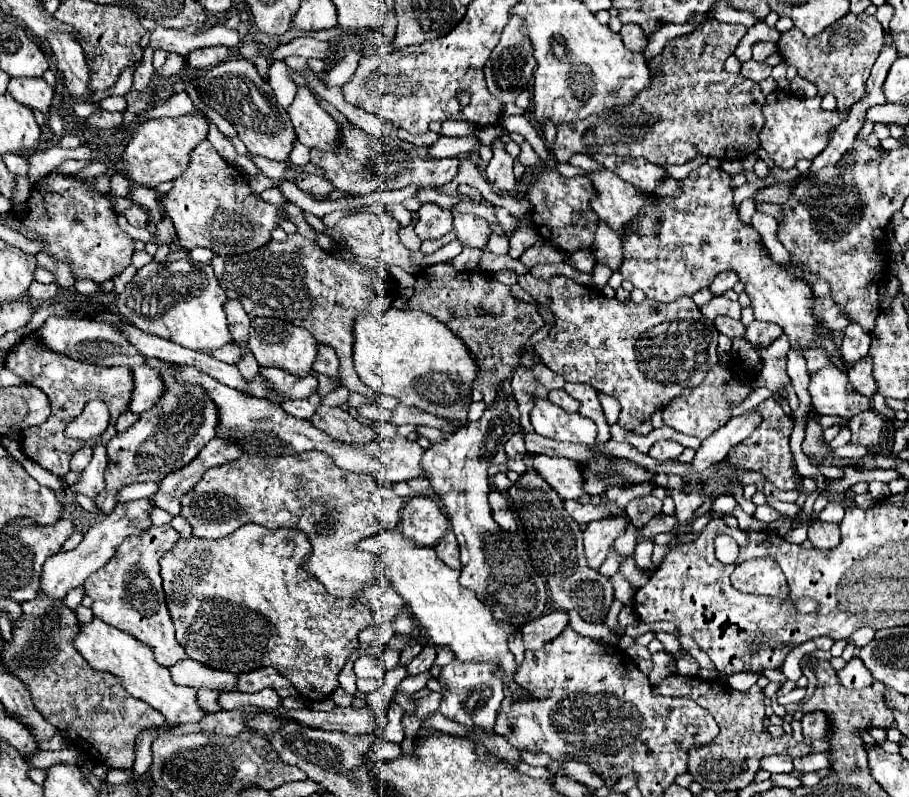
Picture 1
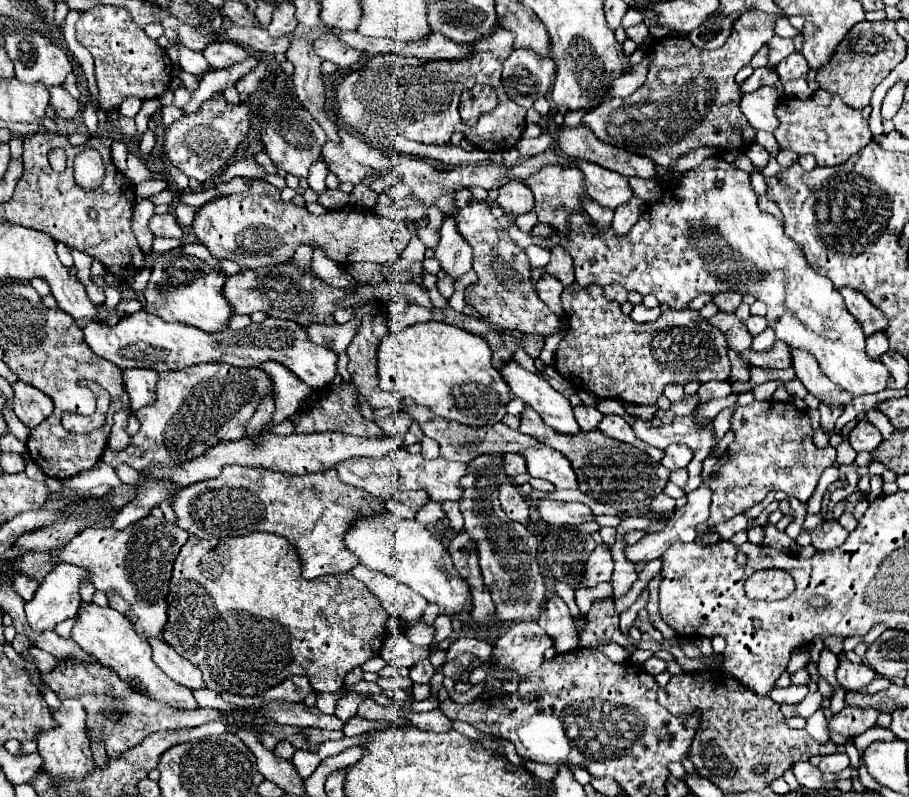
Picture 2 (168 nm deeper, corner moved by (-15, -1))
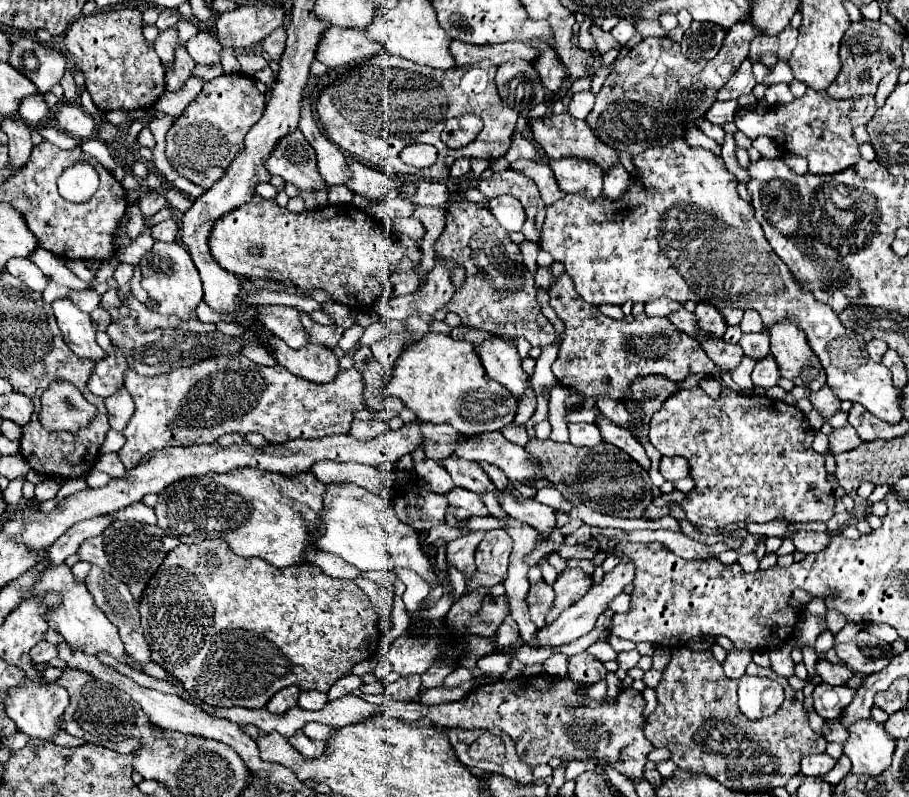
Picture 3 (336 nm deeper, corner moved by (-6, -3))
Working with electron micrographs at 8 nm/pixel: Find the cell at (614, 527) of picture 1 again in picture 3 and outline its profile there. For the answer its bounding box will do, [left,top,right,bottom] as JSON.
[546,568,592,626]

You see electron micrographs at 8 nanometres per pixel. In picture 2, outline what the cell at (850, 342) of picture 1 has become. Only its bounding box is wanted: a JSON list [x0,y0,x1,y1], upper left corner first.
[865,332,889,360]

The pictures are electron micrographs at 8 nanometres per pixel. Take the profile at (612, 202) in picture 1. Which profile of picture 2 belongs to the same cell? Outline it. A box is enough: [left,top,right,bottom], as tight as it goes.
[577,162,633,210]

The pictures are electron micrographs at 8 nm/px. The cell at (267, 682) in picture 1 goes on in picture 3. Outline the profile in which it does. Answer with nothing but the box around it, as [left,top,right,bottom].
[266,686,300,714]

